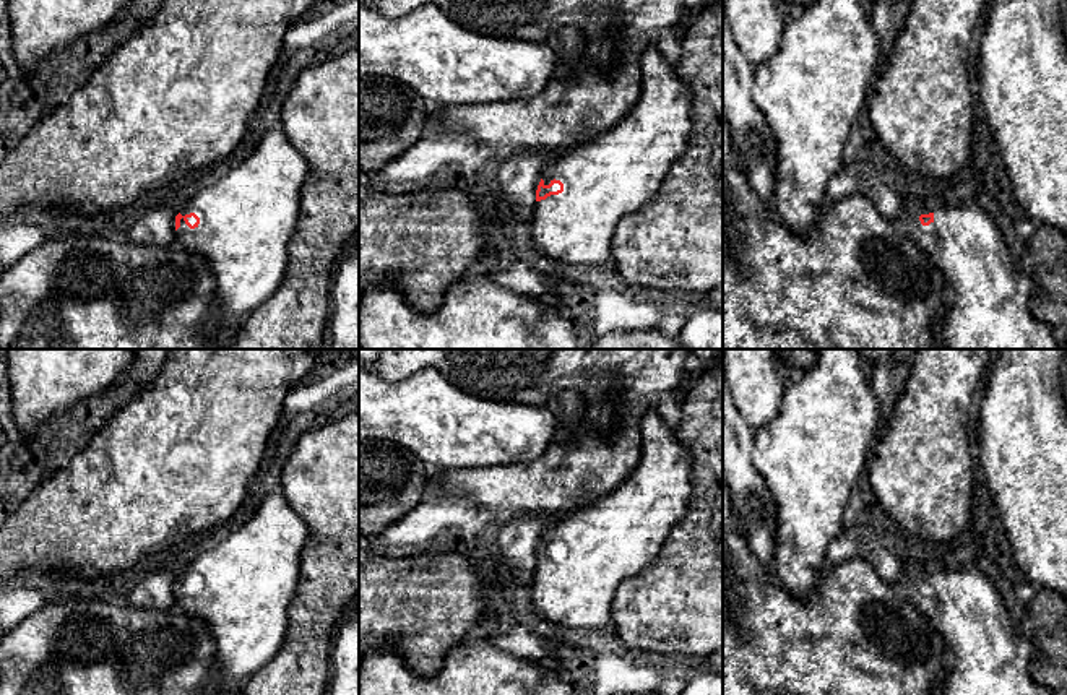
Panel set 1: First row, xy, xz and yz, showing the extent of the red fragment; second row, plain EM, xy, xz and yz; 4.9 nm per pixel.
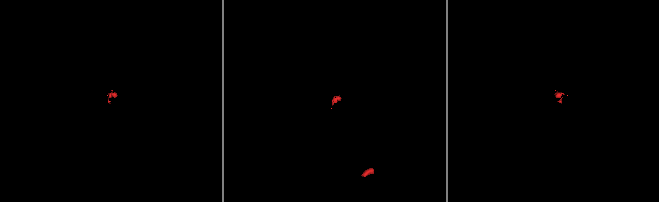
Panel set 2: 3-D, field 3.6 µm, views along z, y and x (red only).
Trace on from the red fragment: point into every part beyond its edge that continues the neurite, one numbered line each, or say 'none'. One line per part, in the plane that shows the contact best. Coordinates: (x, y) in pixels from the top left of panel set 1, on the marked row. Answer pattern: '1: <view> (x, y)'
1: xz (621, 171)

